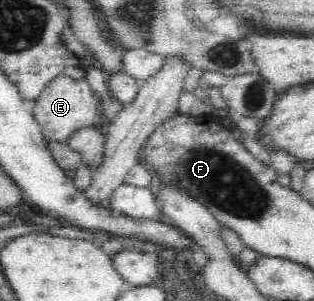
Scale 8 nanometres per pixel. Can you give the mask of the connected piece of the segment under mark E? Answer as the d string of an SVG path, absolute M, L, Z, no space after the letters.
M58 74L46 84L40 96L29 104L36 122L41 126L41 131L48 141L54 140L62 143L75 130L98 125L96 116L98 116L99 99L91 87L90 80L91 76L74 80L65 74Z

